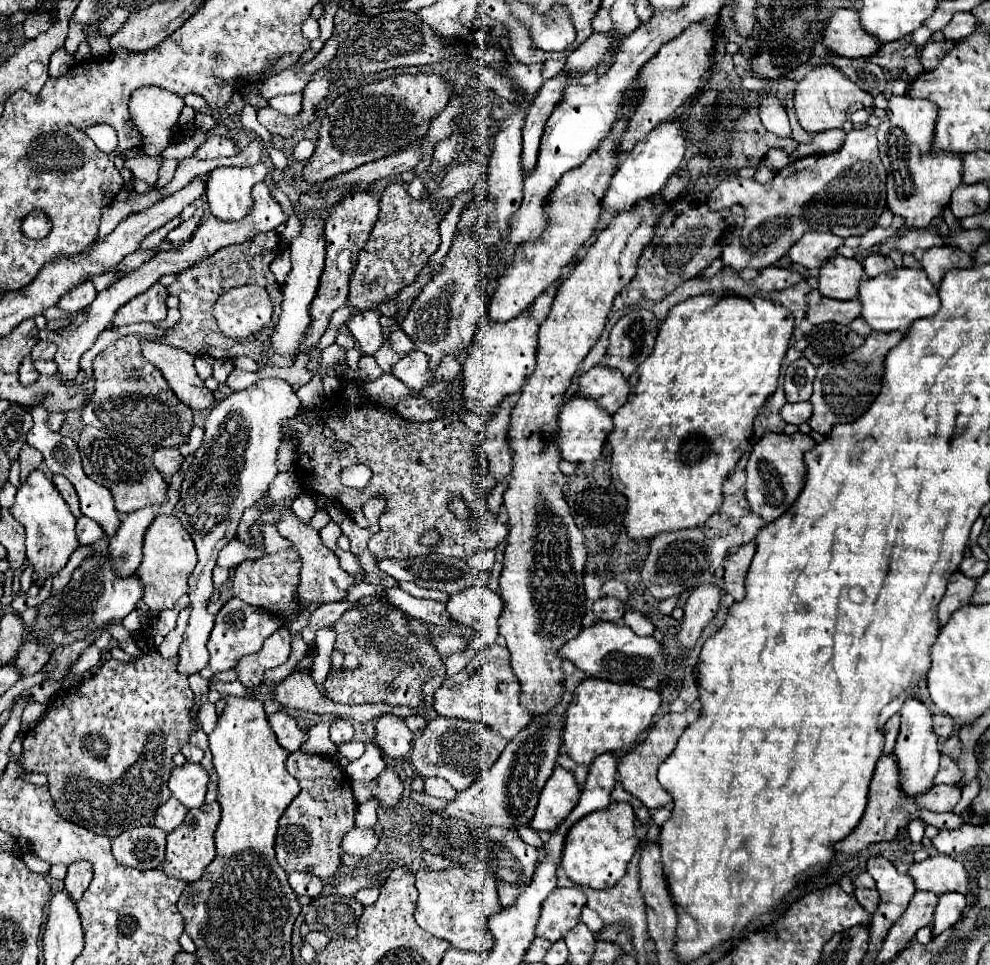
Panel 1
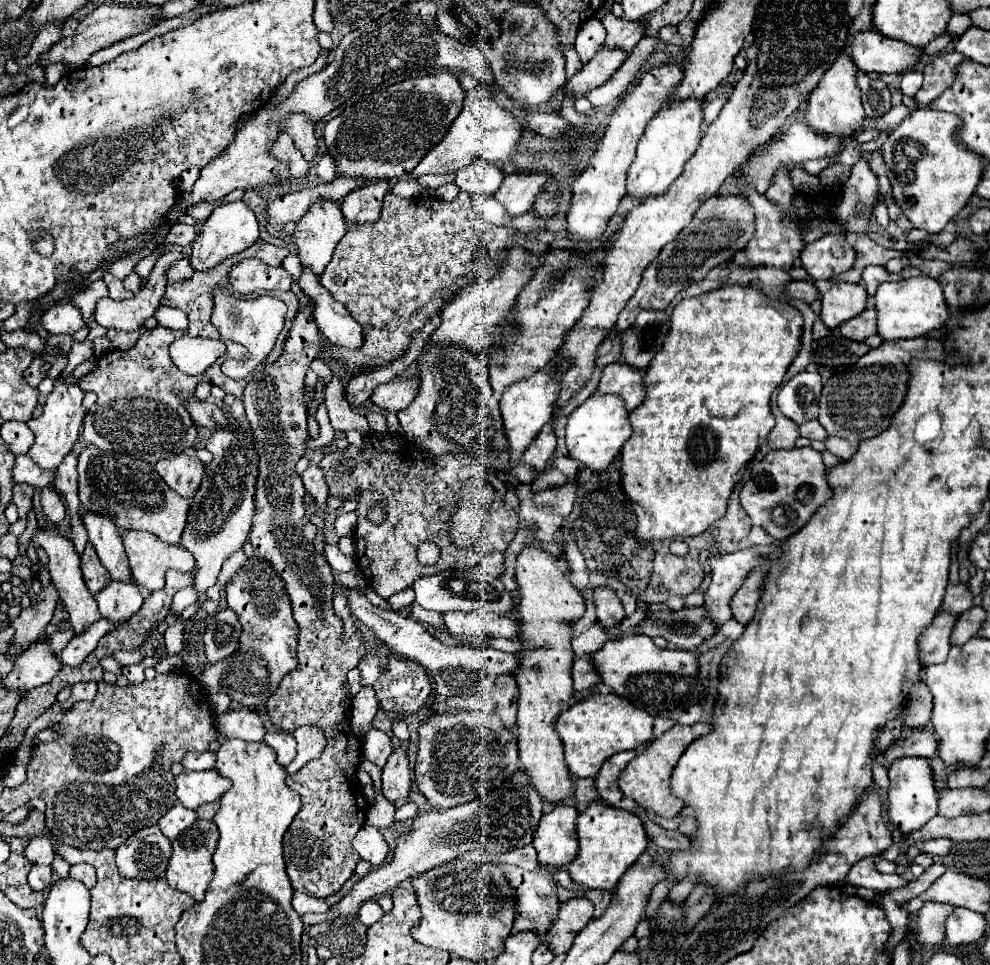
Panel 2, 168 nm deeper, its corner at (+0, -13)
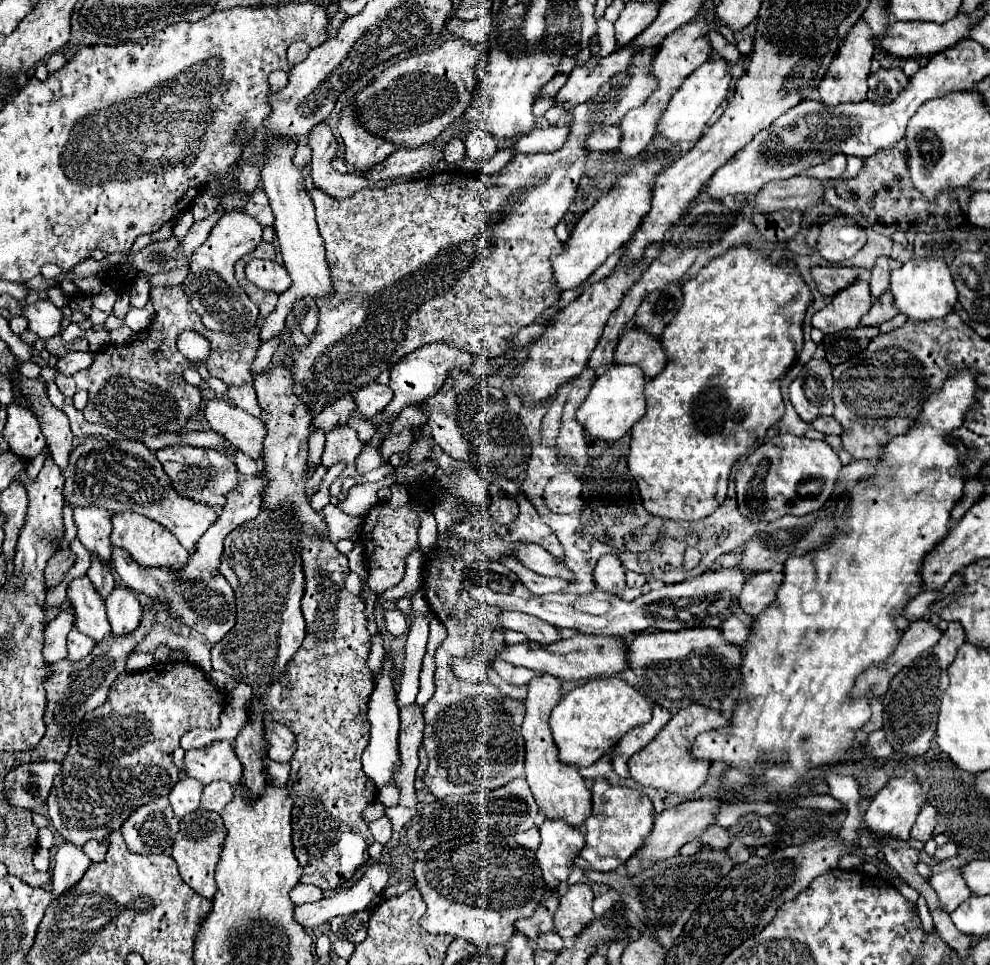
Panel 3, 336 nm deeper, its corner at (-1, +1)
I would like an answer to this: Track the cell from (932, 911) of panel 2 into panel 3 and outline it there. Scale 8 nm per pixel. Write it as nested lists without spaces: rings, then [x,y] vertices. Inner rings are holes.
[[[959,868],[955,870],[945,870],[939,874],[933,874],[929,884],[933,886],[933,890],[939,894],[941,906],[945,912],[953,912],[965,898],[969,898],[973,892],[971,888],[967,888],[963,874]]]

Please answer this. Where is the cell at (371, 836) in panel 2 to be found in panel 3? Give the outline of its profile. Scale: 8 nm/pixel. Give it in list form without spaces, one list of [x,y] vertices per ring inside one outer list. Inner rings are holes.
[[[381,816],[379,820],[375,820],[375,822],[369,824],[369,830],[371,830],[375,842],[387,844],[389,838],[391,838],[391,820],[387,816]]]

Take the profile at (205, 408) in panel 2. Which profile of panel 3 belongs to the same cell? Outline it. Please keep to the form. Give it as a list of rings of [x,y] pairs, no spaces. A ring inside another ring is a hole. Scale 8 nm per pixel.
[[[213,398],[207,402],[205,418],[217,434],[225,436],[249,458],[259,460],[263,456],[263,440],[267,430],[259,418],[227,404],[223,398]]]

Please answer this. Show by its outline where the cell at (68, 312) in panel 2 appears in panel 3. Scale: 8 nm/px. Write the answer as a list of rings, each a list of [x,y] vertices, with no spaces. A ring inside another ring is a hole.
[[[37,300],[25,306],[23,318],[27,320],[27,328],[43,340],[57,336],[61,328],[61,320],[63,320],[61,310],[53,306],[53,302],[43,302],[43,300]]]

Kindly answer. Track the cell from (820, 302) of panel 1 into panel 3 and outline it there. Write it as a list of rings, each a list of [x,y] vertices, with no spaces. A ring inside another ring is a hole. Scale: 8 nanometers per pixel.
[[[887,290],[885,294],[881,294],[881,298],[877,298],[873,302],[871,310],[865,314],[865,326],[879,326],[879,324],[891,320],[897,314],[899,314],[899,310],[895,308],[895,298]]]

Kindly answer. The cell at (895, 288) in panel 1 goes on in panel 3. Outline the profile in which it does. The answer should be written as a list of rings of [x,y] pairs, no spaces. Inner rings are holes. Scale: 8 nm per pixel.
[[[911,258],[899,270],[891,272],[889,290],[895,296],[895,304],[901,314],[911,320],[931,320],[947,316],[957,302],[957,288],[949,266],[941,258]]]

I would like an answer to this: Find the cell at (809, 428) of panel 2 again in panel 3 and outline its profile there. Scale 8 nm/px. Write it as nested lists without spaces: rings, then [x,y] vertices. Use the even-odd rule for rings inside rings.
[[[833,416],[831,418],[817,418],[811,426],[817,432],[821,432],[821,434],[835,434],[835,436],[839,436],[843,432],[843,426]]]

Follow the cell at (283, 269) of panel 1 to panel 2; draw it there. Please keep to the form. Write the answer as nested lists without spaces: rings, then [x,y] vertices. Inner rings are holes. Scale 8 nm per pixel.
[[[244,259],[244,262],[234,264],[228,272],[228,284],[236,294],[250,294],[256,290],[290,290],[292,278],[290,274],[278,266],[266,266],[258,259]]]

